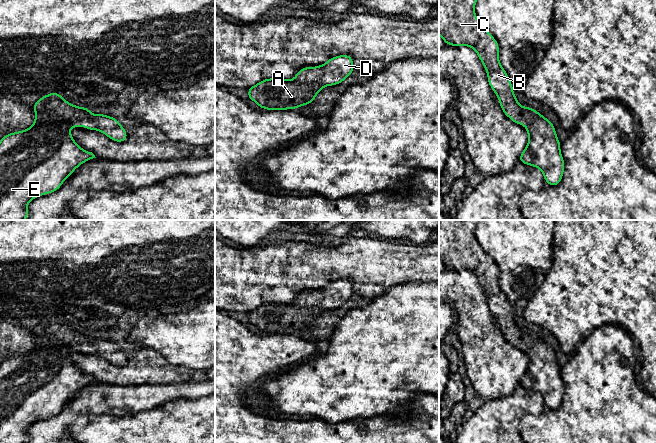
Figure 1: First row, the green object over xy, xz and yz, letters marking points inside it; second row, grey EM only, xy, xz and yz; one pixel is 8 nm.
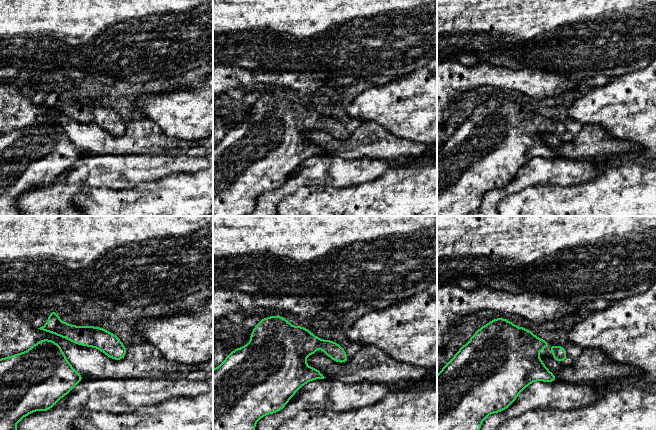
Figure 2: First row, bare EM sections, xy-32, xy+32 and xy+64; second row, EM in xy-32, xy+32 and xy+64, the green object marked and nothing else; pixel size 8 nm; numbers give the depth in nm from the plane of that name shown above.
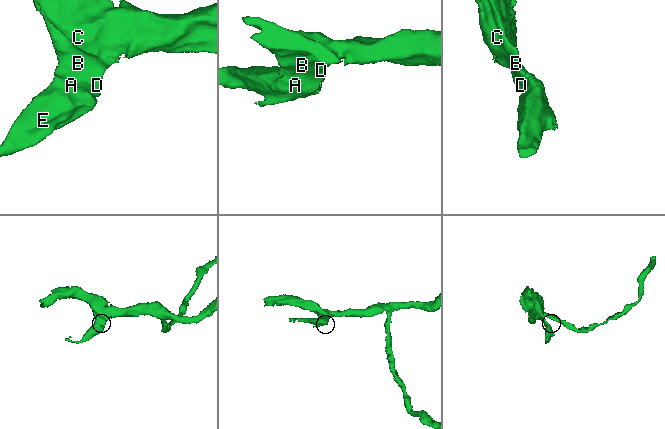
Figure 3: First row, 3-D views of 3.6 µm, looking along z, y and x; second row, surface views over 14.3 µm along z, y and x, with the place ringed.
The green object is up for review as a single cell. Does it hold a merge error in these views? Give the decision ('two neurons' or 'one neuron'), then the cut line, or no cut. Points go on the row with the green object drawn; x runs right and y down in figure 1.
one neuron; cut none

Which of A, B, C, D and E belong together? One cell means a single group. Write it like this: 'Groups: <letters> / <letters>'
Groups: A B C D E

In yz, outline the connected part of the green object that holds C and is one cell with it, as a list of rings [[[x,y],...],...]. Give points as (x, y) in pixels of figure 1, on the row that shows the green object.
[[[439,0],[439,34],[445,44],[451,46],[469,46],[478,54],[487,72],[488,83],[499,99],[504,114],[514,123],[526,127],[529,142],[521,153],[519,162],[539,168],[545,182],[557,186],[564,172],[564,158],[560,152],[561,143],[558,141],[554,125],[537,110],[529,106],[522,107],[513,93],[511,81],[499,62],[499,46],[494,37],[482,26],[478,20],[474,6],[477,0]]]

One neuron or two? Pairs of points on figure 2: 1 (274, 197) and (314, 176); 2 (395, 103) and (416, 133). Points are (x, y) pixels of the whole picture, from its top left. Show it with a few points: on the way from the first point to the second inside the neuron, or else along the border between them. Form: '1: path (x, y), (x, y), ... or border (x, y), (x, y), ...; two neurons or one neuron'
1: path (284, 190), (297, 179), (304, 176); one neuron
2: path (402, 110), (416, 126); one neuron

